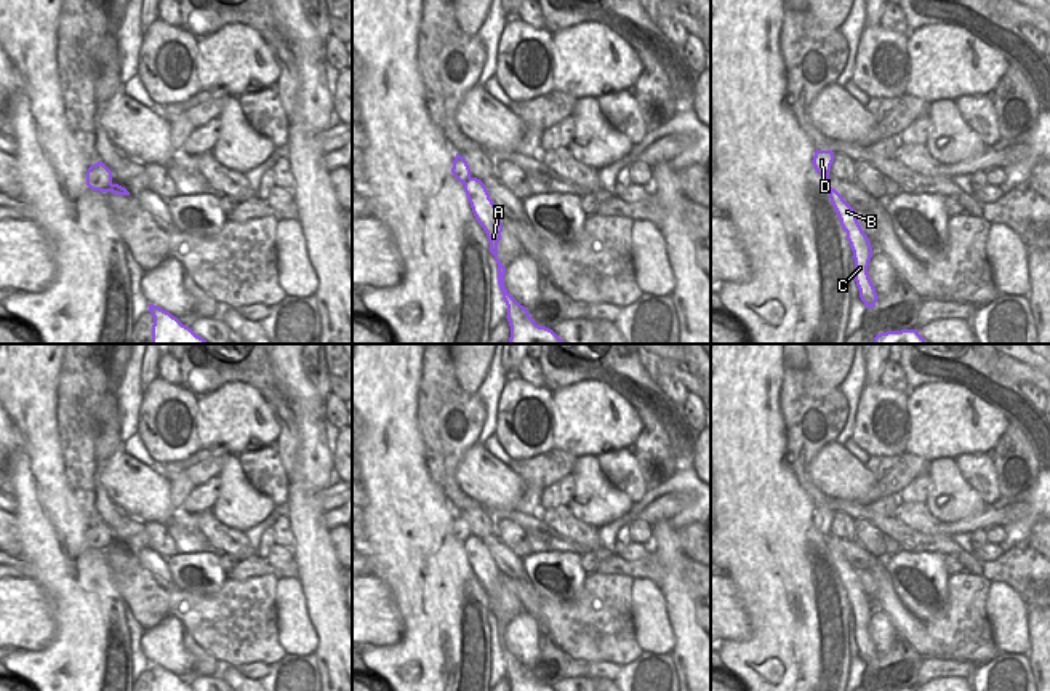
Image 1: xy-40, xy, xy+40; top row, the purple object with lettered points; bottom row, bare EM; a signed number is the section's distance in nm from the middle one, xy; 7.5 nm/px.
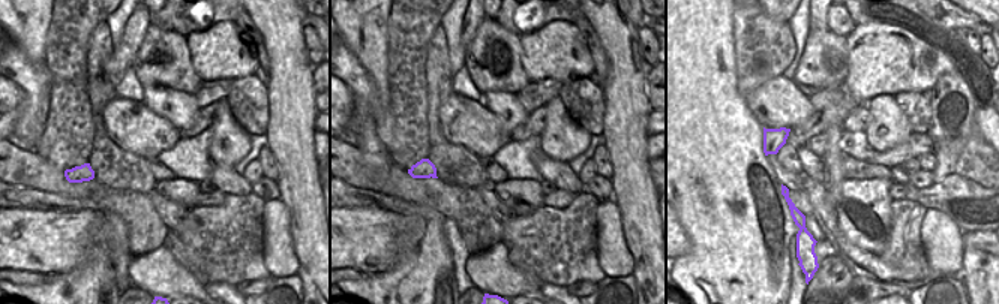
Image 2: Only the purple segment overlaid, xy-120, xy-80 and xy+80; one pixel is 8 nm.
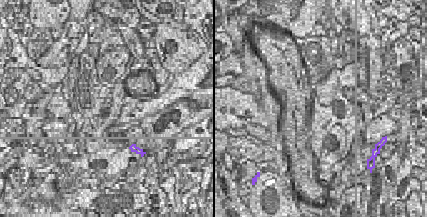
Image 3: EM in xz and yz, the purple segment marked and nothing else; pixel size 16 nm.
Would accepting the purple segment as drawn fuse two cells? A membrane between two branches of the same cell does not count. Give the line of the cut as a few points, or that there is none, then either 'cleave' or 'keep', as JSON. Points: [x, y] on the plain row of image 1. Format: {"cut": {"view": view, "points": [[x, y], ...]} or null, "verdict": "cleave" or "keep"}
{"cut": {"view": "xy-40", "points": [[112, 543], [100, 549]]}, "verdict": "cleave"}

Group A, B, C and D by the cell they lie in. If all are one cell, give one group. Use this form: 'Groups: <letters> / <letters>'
Groups: A B C / D

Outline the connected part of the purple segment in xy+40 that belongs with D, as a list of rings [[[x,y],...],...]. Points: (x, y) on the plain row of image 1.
[[[815,509],[812,521],[821,536],[829,536],[832,520],[834,520],[832,509]]]

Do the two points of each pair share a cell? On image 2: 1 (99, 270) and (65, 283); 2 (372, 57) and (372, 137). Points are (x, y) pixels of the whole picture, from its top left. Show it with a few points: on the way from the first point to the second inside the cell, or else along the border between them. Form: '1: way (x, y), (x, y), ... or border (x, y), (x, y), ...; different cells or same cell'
1: way (90, 279), (86, 283), (74, 283); same cell
2: way (380, 77), (381, 117); same cell

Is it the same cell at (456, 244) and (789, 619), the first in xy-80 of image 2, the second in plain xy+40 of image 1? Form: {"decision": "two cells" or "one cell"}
{"decision": "two cells"}

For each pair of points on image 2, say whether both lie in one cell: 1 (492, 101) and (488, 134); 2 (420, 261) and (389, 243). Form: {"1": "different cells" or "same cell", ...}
{"1": "different cells", "2": "different cells"}

